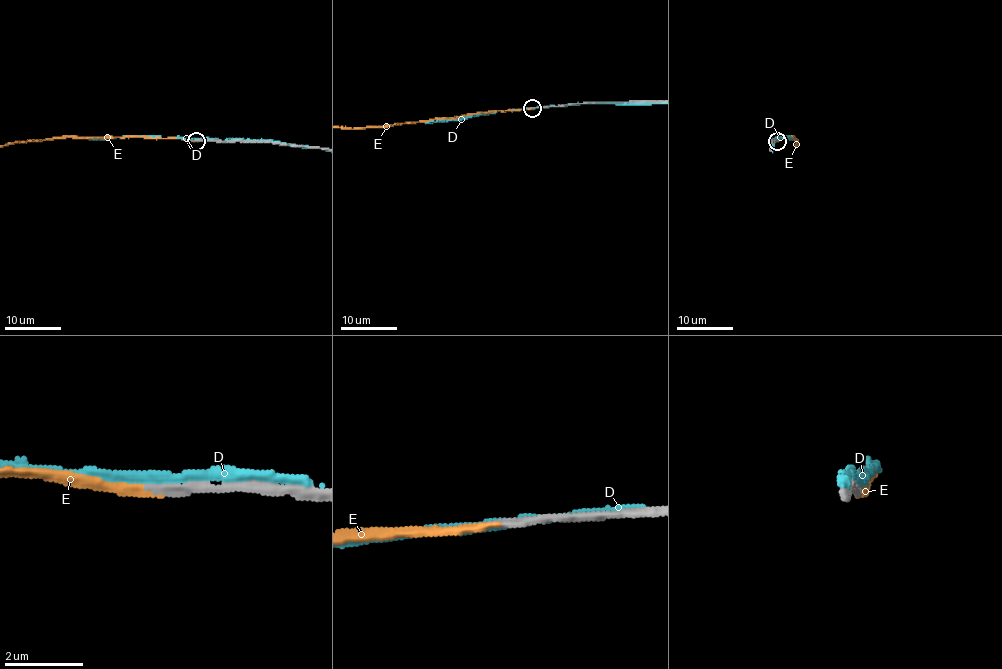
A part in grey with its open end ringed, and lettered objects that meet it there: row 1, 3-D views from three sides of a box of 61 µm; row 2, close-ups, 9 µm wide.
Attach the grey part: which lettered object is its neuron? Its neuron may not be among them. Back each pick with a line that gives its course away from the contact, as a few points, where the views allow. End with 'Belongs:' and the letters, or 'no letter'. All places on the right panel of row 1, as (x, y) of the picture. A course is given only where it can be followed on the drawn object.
Belongs: E

